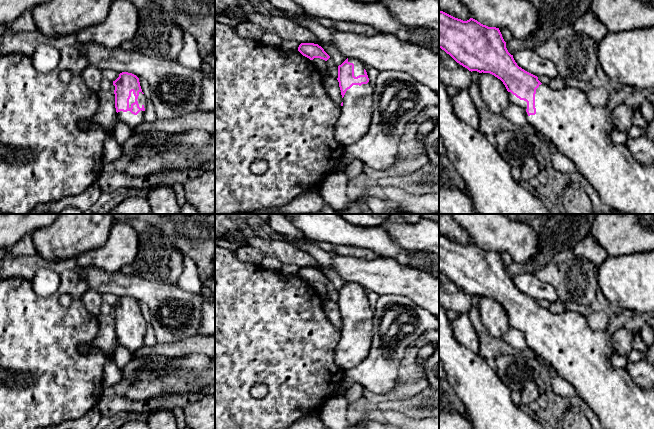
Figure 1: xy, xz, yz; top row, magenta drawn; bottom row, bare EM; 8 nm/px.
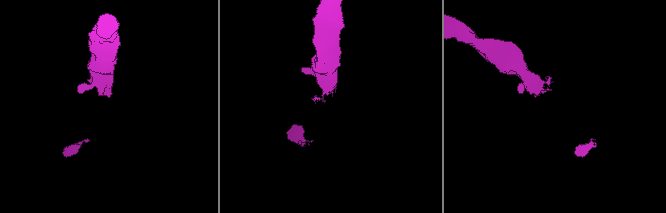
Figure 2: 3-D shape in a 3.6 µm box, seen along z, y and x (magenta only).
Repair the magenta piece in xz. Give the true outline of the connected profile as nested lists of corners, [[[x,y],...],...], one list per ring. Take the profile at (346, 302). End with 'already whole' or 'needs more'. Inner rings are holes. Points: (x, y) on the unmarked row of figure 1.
[[[347,282],[338,290],[339,311],[343,326],[334,350],[337,366],[347,370],[358,366],[370,352],[372,343],[373,311],[364,288],[354,282]]] | needs more

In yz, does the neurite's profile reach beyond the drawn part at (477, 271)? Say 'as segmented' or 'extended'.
extended

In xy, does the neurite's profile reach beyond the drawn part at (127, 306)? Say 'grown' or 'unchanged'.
grown

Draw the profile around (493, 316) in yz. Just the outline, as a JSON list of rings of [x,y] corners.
[[[479,297],[478,307],[482,324],[499,341],[510,329],[508,315],[503,306],[490,297]]]

